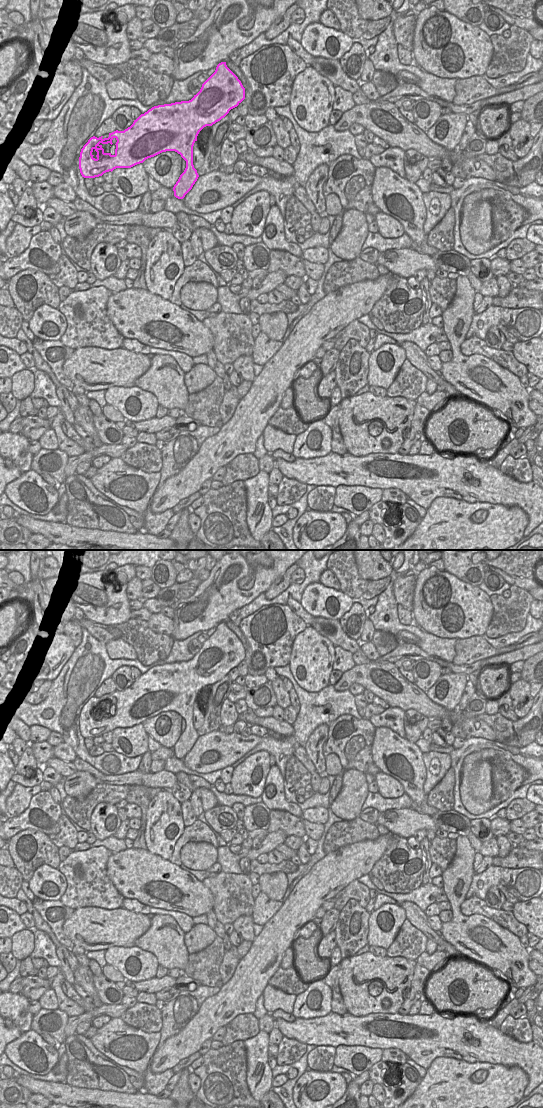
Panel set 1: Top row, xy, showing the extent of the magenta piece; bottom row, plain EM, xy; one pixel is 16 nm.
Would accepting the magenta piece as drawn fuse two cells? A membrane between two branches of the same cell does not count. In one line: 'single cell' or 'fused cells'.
single cell

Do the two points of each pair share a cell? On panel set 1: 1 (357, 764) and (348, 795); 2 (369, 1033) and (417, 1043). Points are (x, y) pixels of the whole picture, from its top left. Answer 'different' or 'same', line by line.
1: different
2: same

